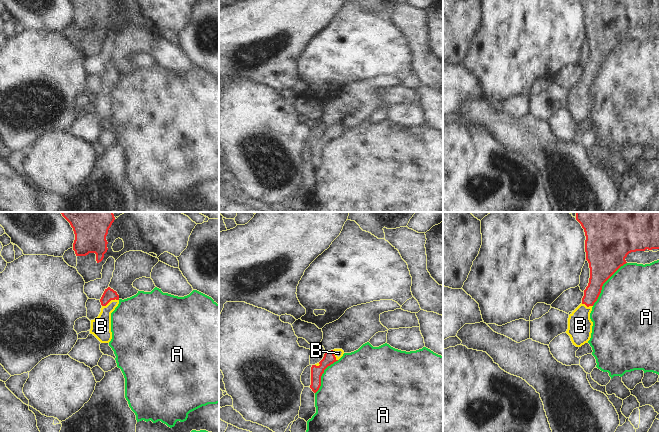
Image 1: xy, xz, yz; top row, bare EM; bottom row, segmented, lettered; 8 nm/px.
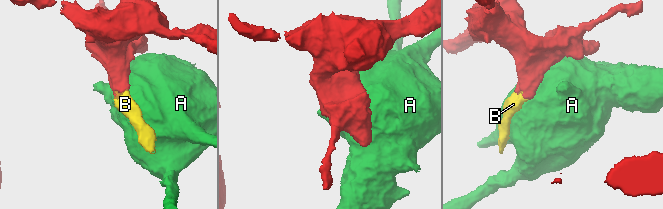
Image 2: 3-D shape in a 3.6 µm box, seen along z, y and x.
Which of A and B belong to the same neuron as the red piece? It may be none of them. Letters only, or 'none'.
B

